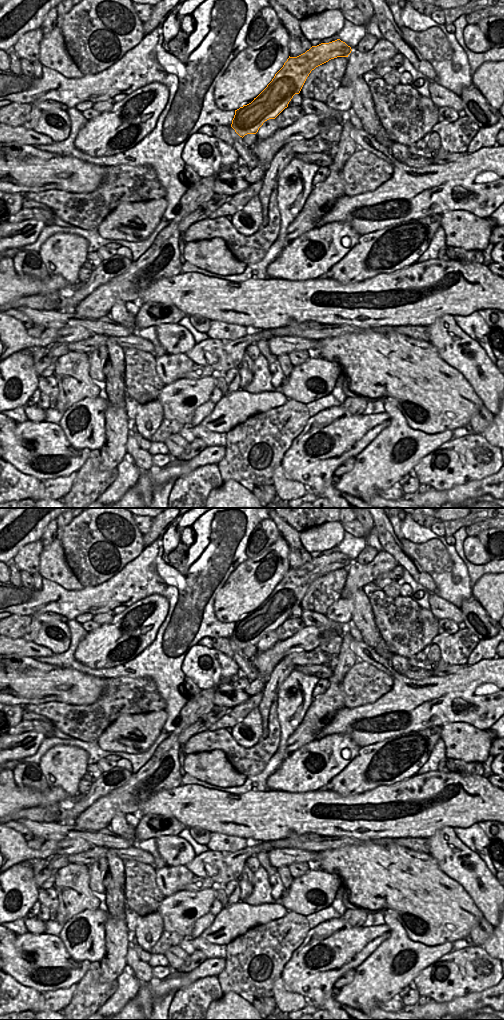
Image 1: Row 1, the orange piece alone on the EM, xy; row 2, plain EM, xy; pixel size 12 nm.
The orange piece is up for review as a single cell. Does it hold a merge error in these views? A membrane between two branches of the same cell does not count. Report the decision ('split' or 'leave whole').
split

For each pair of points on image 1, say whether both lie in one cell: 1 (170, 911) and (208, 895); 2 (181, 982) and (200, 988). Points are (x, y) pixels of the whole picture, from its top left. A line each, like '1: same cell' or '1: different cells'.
1: same cell
2: different cells

